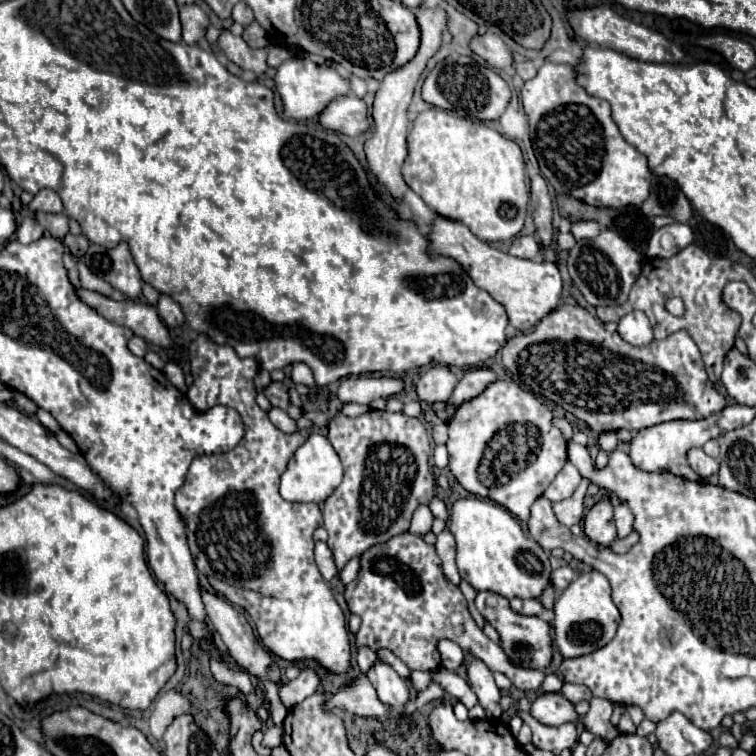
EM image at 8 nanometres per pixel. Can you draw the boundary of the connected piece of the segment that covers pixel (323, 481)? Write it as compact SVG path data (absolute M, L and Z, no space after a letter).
M312 433L308 439L294 451L294 455L288 461L286 471L282 473L282 485L280 485L280 495L286 501L296 501L296 503L322 503L342 481L342 463L332 449L330 441L324 435Z

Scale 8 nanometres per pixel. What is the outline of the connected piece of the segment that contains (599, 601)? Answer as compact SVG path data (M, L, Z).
M598 571L584 573L572 585L568 585L568 589L564 589L564 593L554 603L554 611L554 639L564 659L582 657L608 645L614 639L620 621L618 607L610 597L610 583Z

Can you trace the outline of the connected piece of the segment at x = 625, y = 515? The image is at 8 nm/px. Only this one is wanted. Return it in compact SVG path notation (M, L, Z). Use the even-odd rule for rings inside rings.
M626 505L614 507L614 521L616 521L616 529L618 529L618 539L624 539L626 535L632 533L632 513Z

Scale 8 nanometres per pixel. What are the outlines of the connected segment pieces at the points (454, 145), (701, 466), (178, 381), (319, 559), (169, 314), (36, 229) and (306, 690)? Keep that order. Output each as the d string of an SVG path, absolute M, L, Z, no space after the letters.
M433 106L413 111L414 125L408 133L408 157L402 167L402 176L408 191L414 191L437 215L464 223L482 241L504 241L518 235L524 227L530 187L526 181L526 165L516 141L506 139L496 129L478 119L460 117L454 111Z
M690 449L688 451L688 463L702 479L706 479L710 475L718 475L718 471L720 471L718 459L708 457L702 449Z
M166 363L164 373L166 373L166 377L172 381L172 385L176 385L178 391L182 391L182 393L188 391L188 387L186 387L186 383L184 383L184 373L182 373L182 369L180 369L178 363Z
M318 541L316 543L316 549L314 549L314 557L316 557L316 565L318 565L322 577L330 583L338 575L336 561L334 561L334 555L332 555L330 547L324 541Z
M160 295L156 309L158 309L160 319L162 319L170 329L184 325L184 315L182 315L180 305L176 305L176 301L172 301L168 295Z
M26 217L26 219L20 223L20 227L18 227L18 231L16 231L16 237L18 237L20 243L26 245L26 243L32 243L32 241L40 239L42 233L44 233L44 229L42 229L32 217Z
M304 669L294 681L280 685L280 701L286 709L292 709L300 701L304 701L312 693L316 693L318 685L320 685L320 681L318 681L316 673L312 669Z

